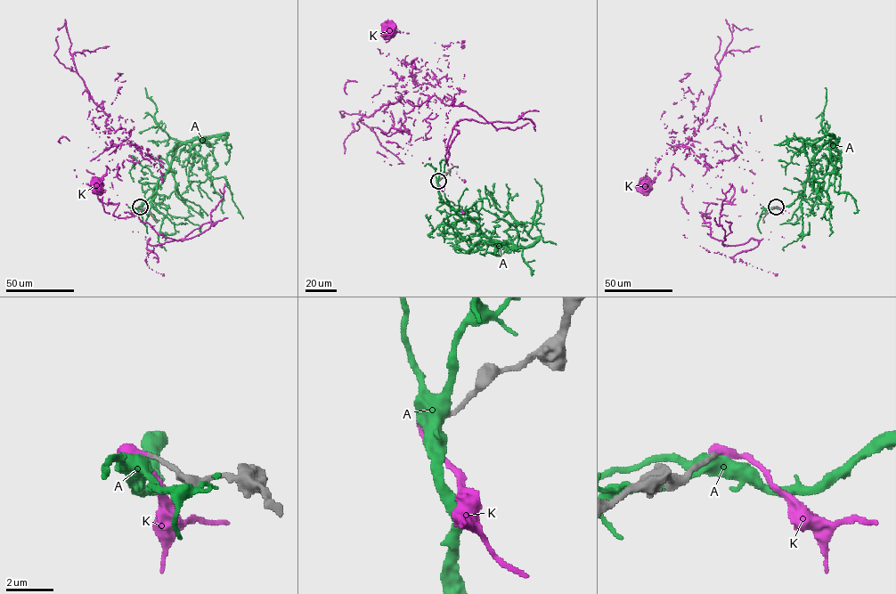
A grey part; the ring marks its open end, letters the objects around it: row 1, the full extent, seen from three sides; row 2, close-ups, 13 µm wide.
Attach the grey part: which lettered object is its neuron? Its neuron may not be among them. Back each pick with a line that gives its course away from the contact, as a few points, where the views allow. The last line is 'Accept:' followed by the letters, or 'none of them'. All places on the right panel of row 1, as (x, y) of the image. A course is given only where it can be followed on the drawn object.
K: via (776, 207), (761, 216), (769, 239), (724, 244), (701, 212), (688, 220), (681, 196), (645, 184)
Accept: K

